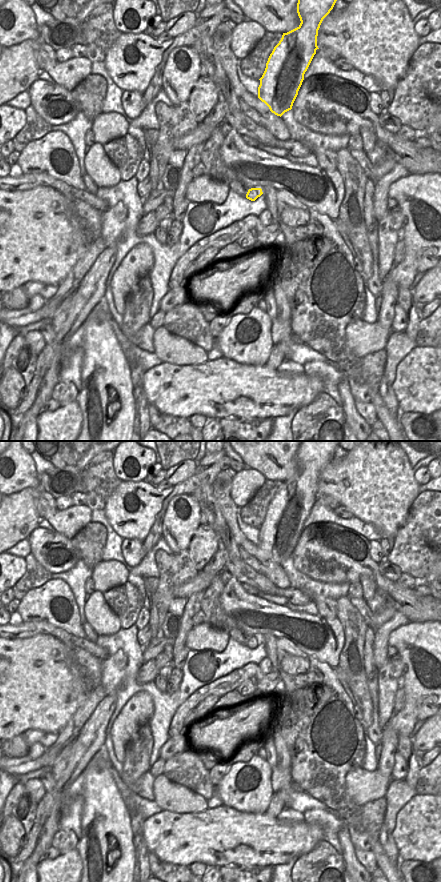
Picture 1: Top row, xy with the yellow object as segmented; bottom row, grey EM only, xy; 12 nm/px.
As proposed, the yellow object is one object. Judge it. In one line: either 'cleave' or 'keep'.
keep

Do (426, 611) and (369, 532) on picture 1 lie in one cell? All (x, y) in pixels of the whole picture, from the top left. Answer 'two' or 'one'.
two

